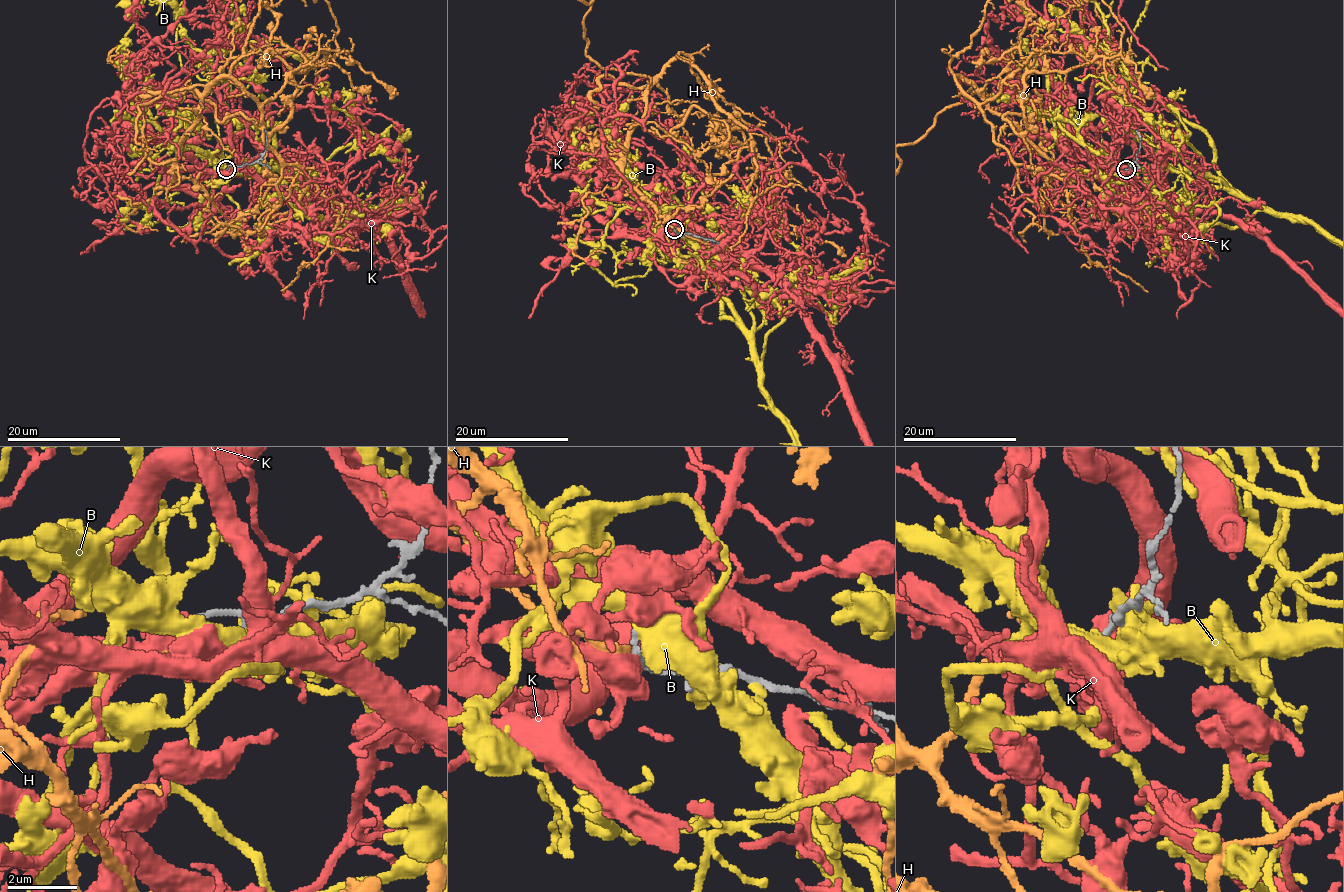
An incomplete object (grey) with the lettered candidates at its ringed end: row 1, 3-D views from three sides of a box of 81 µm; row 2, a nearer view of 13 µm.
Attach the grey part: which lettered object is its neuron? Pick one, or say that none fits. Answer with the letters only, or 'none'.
H

